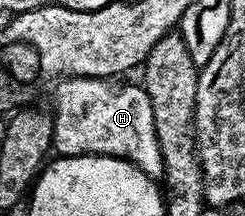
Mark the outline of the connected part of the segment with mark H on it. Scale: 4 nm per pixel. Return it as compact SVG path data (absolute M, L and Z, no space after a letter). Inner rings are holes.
M63 78L54 90L54 144L53 149L62 153L68 160L81 154L107 154L116 160L123 158L123 163L137 166L138 150L142 150L142 142L150 138L150 130L156 132L156 124L152 116L152 100L148 100L145 89L141 85L110 86L109 81L100 78Z

